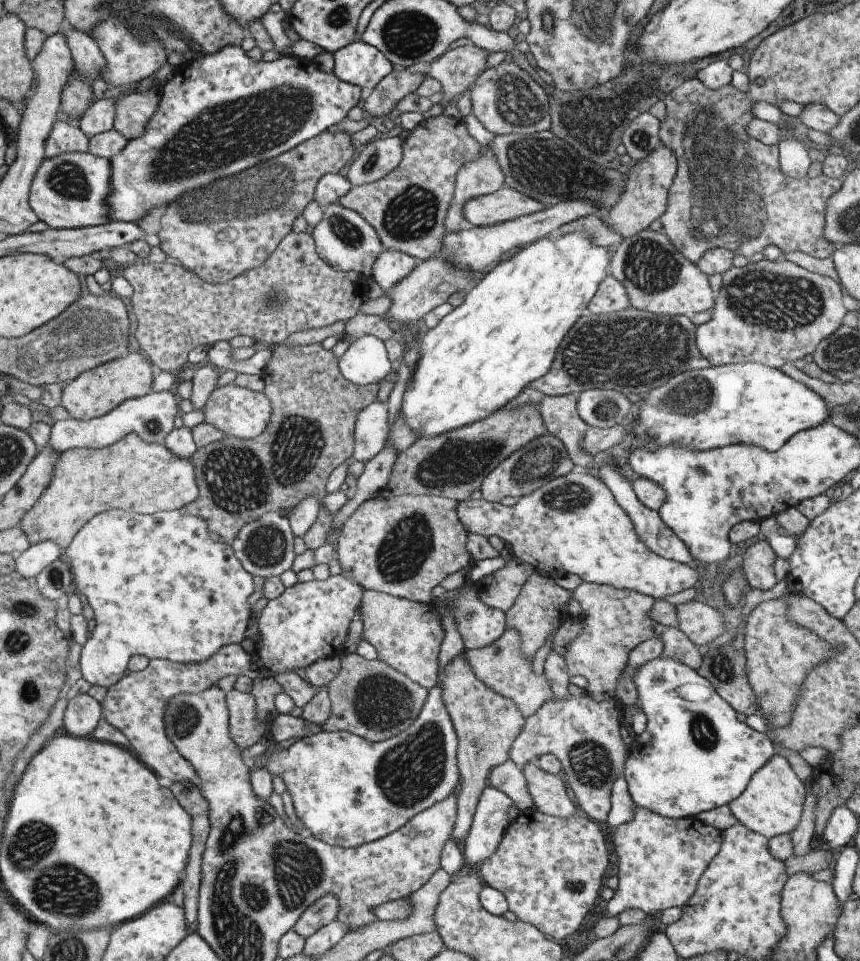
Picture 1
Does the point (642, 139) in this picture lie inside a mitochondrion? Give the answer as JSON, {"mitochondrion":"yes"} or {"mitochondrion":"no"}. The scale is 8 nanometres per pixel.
{"mitochondrion":"yes"}

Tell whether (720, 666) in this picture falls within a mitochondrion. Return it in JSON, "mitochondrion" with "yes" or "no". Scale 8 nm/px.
{"mitochondrion":"yes"}

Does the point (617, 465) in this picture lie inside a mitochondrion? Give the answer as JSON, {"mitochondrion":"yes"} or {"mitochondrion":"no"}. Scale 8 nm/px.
{"mitochondrion":"no"}

